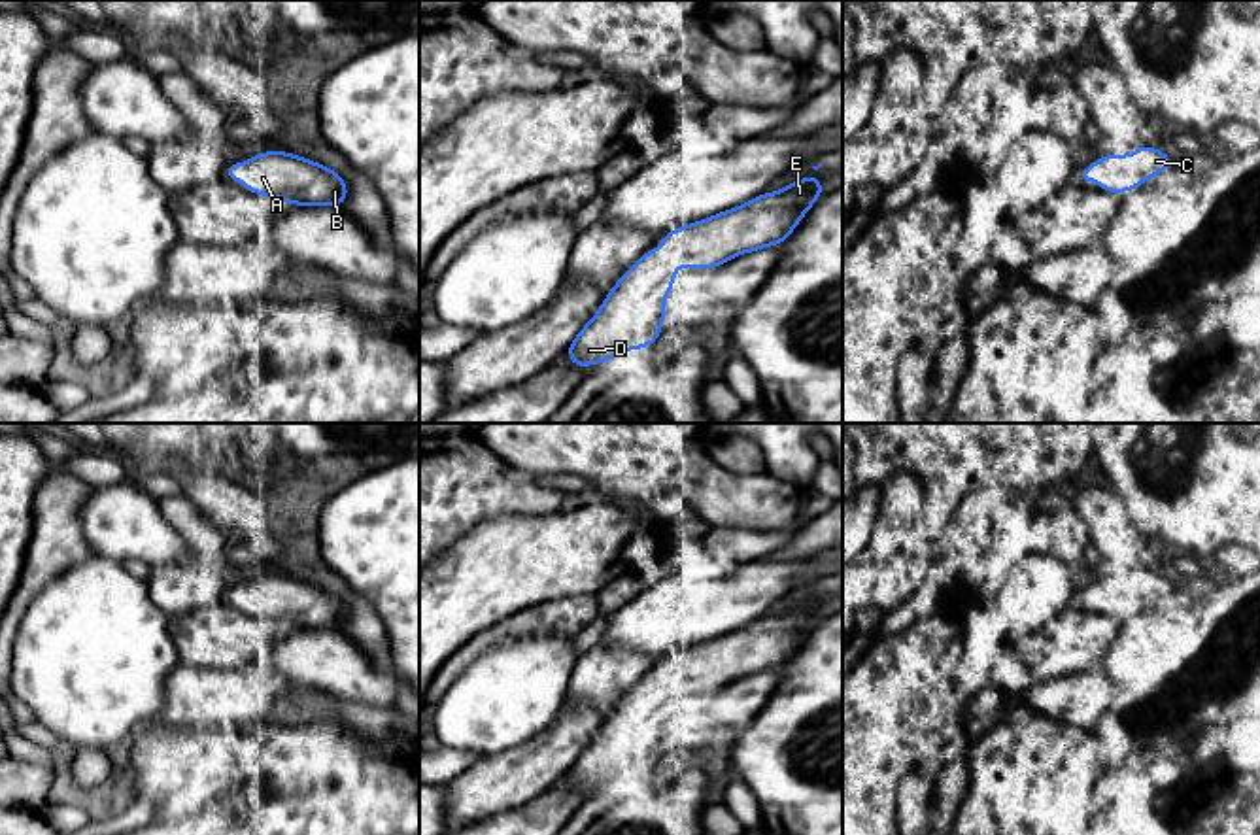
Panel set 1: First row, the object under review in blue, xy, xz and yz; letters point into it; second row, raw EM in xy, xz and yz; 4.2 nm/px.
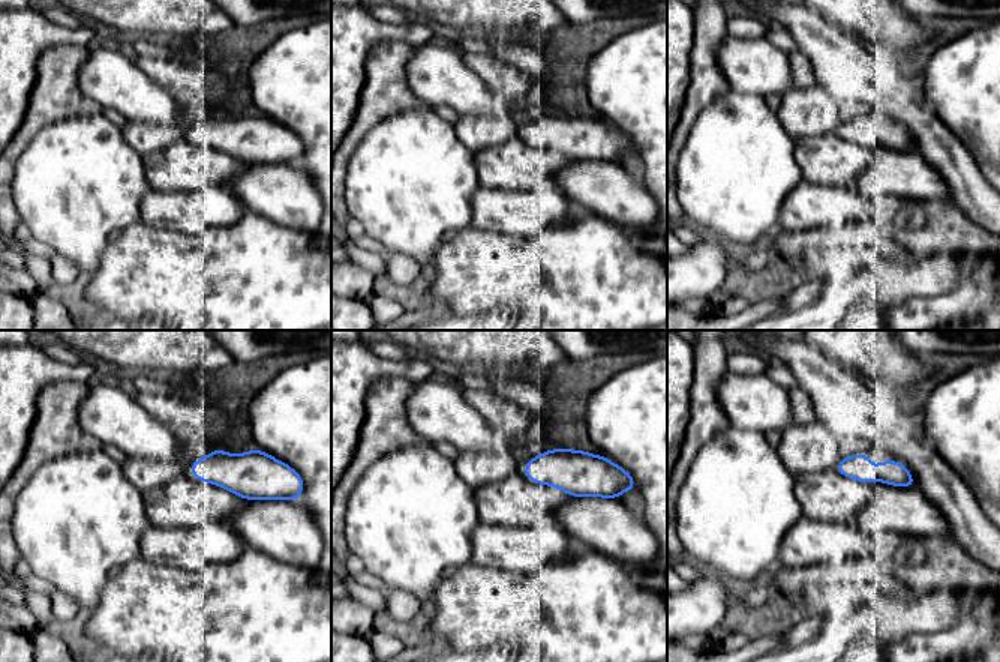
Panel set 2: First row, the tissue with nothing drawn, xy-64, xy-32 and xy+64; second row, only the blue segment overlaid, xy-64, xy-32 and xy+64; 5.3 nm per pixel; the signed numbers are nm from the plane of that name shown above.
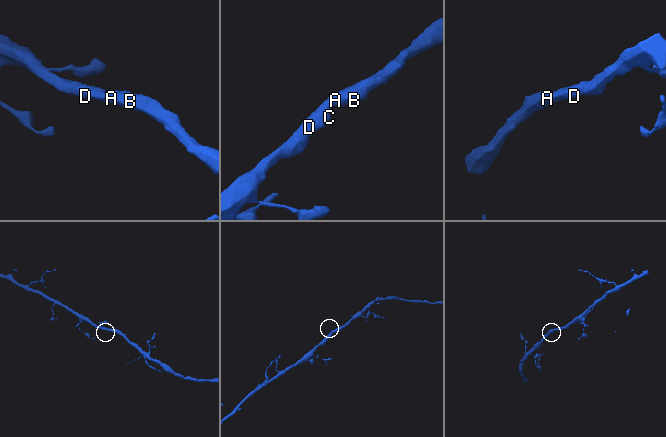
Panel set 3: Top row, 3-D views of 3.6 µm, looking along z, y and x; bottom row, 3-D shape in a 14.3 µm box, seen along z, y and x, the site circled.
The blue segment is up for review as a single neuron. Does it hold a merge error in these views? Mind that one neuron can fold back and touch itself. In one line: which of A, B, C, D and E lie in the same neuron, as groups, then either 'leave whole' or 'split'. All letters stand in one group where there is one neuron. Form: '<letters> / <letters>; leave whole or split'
A B C D E; leave whole

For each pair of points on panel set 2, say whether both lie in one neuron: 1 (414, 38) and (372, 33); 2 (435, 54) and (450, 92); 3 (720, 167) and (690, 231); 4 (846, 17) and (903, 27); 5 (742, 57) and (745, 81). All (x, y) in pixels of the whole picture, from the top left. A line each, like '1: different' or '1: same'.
1: same
2: same
3: different
4: same
5: same

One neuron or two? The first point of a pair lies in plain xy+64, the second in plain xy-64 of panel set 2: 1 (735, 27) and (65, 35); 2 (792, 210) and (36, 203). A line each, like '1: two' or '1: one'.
1: one
2: two

